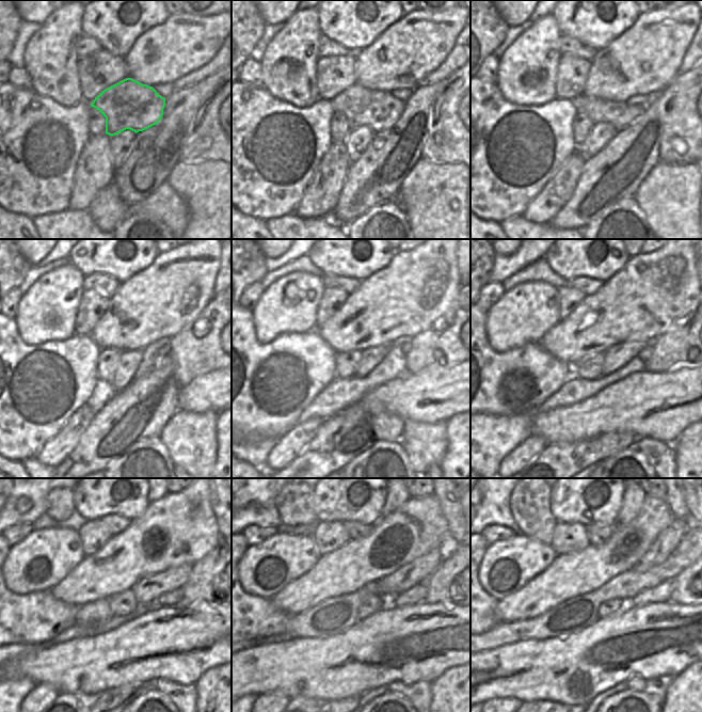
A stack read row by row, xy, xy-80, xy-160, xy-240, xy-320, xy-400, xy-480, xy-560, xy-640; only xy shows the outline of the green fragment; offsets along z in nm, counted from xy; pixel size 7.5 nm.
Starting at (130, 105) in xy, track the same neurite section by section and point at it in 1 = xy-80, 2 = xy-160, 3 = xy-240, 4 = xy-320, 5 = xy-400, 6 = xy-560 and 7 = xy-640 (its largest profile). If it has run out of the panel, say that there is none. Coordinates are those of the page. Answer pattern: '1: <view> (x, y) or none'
1: xy-80 (379, 110)
2: xy-160 (620, 114)
3: xy-240 (165, 350)
4: xy-320 (404, 347)
5: xy-400 (645, 353)
6: xy-560 (417, 594)
7: xy-640 (660, 594)

